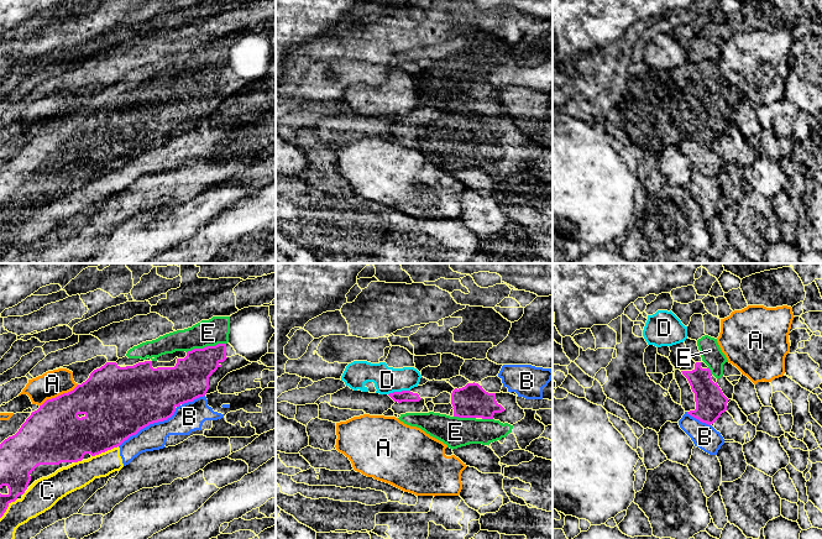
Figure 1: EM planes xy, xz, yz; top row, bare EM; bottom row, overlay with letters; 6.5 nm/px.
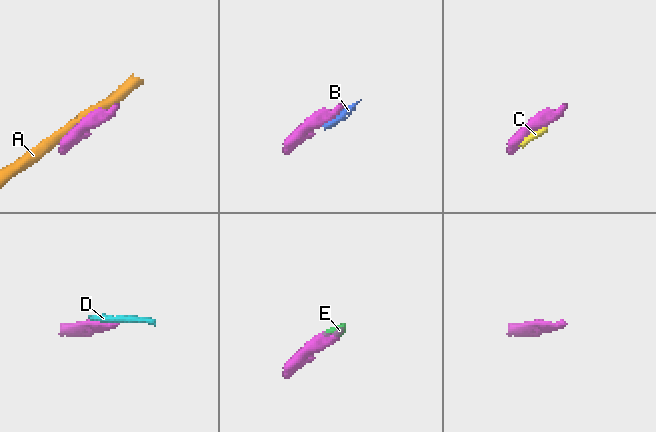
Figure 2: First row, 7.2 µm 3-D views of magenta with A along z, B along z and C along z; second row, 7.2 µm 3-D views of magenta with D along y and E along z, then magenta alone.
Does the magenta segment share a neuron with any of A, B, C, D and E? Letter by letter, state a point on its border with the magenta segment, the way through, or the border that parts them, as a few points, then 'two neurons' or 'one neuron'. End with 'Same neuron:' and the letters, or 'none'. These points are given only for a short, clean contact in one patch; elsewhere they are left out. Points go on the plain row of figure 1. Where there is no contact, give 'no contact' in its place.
A: meets magenta in xy at (58, 119); two neurons
B: meets magenta in xy at (150, 146); two neurons
C: meets magenta in xy at (104, 174); two neurons
D: meets magenta in xz at (398, 115); two neurons
E: meets magenta in xy at (207, 69); one neuron
Same neuron: E

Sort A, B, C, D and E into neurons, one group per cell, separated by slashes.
A / B C / D / E

